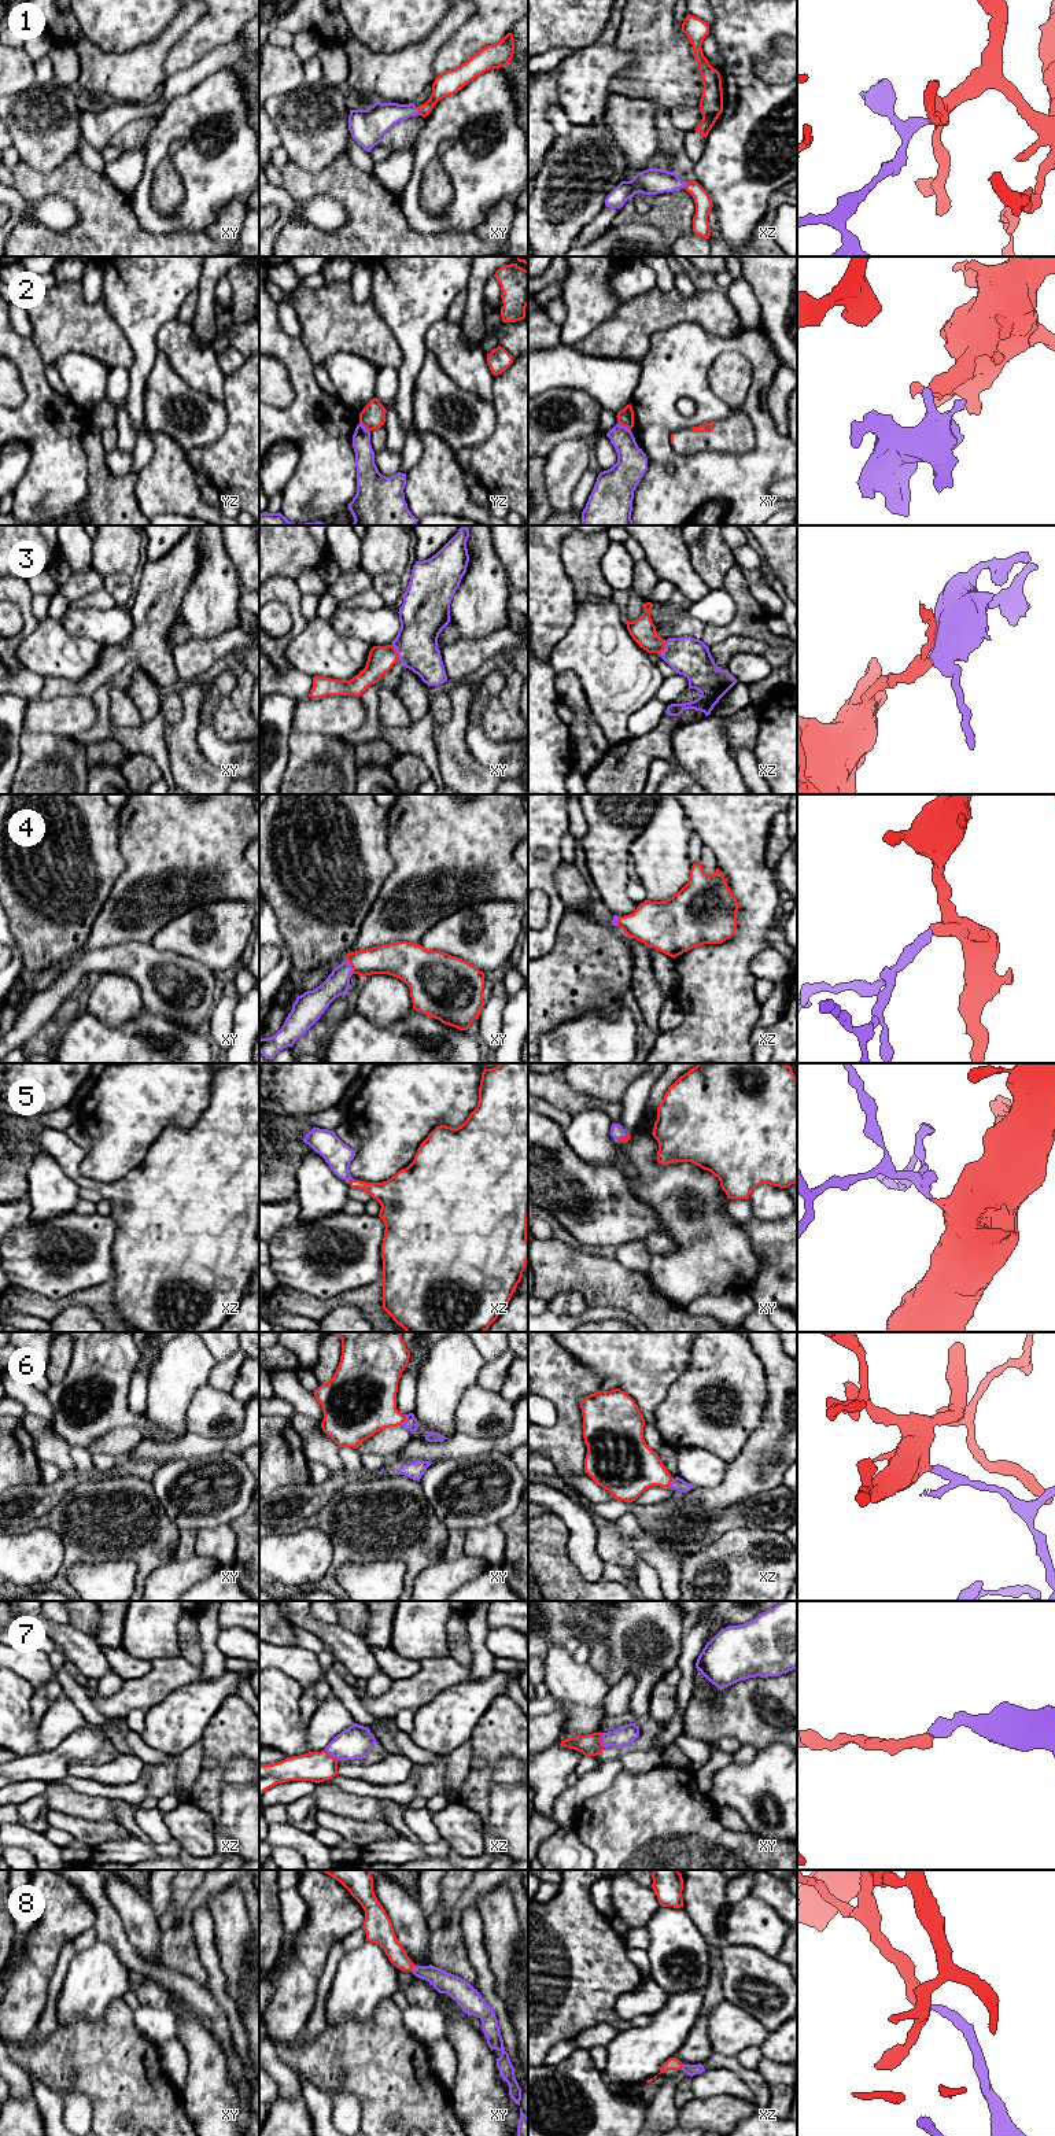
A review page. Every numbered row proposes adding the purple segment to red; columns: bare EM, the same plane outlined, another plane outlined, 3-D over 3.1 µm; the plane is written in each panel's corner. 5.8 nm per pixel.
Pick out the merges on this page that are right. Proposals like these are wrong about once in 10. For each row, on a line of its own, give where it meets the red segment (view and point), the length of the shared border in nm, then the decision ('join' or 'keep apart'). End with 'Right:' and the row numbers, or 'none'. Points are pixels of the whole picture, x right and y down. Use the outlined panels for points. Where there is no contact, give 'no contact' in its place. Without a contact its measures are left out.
1: contact xy (419, 111); length 50 nm; join
2: contact xy (624, 425); length 90 nm; keep apart
3: contact xy (395, 652); length 100 nm; join
4: contact xy (351, 966); length 100 nm; join
5: contact xz (350, 1180); length 40 nm; join
6: contact xy (404, 1420); length 70 nm; join
7: contact xy (601, 1740); length 90 nm; join
8: contact xy (412, 1967); length 40 nm; join
Right: 1, 3, 4, 5, 6, 7, 8

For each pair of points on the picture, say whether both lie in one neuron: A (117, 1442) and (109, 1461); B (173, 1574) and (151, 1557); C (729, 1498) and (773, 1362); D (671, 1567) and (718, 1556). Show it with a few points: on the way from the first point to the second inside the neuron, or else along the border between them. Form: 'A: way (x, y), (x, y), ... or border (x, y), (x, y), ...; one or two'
A: border (93, 1453), (107, 1453), (117, 1460); two
B: border (173, 1559), (157, 1567), (143, 1586); two
C: way (755, 1464), (775, 1443), (779, 1432), (779, 1397); one
D: border (683, 1561), (678, 1586); two

